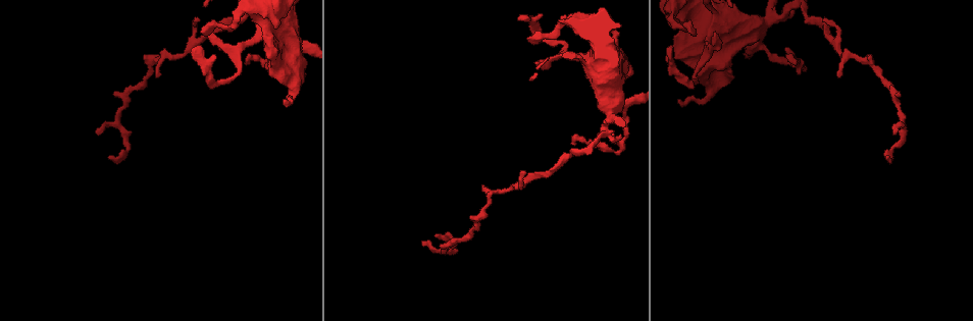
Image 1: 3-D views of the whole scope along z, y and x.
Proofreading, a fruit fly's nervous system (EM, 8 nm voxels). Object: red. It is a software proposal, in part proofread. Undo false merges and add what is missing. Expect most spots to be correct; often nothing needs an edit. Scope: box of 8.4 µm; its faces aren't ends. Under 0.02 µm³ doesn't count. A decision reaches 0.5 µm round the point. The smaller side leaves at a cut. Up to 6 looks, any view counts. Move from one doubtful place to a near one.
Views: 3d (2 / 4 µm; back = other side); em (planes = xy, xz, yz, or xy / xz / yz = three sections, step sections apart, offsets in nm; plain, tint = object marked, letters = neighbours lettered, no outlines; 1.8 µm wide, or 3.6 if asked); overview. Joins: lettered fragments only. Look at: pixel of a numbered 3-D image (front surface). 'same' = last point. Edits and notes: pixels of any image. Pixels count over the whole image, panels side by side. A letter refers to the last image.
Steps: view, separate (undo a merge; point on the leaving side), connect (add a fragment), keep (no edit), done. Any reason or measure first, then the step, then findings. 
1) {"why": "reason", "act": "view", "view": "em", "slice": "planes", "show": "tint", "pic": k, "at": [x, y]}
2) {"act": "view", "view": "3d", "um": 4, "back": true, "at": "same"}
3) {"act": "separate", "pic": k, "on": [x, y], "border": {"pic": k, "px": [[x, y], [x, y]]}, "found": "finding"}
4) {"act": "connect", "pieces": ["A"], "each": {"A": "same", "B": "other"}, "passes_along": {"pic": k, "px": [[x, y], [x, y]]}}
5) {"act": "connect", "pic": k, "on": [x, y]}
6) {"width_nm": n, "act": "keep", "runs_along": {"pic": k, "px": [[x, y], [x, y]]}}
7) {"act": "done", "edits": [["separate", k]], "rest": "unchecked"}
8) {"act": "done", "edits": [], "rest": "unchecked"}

{"why": "looks like a crossing", "act": "view", "view": "3d", "um": 4, "pic": 1, "at": [619, 108]}

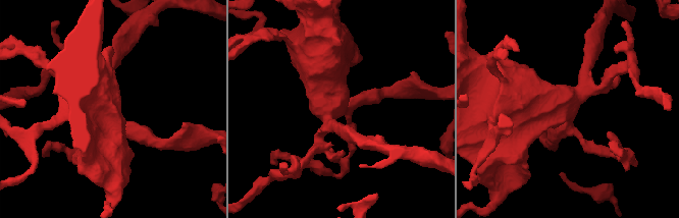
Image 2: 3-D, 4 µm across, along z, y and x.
{"arms": 4, "why": "need the tissue", "act": "view", "view": "em", "um": 3.6, "slice": "planes", "show": "letters", "pic": 2, "at": [567, 123]}

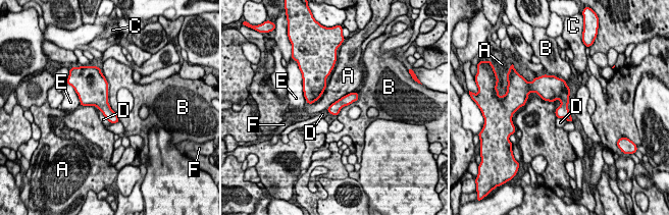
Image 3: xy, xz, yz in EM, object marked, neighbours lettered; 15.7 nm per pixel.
{"longest_contact_nm": ["B", 800], "act": "keep", "each": {"A": "other", "B": "other", "C": "other", "D": "other", "E": "other", "F": "other"}, "border": {"pic": 3, "px": [[102, 74], [107, 102], [119, 120]]}, "found": "all the same cell"}

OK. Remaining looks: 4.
{"why": "sudden change in width", "act": "view", "view": "em", "slice": "xy", "step": 16, "show": "tint", "pic": 1, "at": [689, 51]}

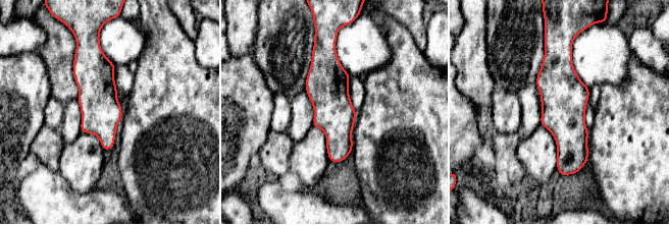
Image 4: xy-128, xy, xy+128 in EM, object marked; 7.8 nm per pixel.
{"why": "another direction", "act": "view", "view": "em", "slice": "planes", "show": "letters", "at": "same"}

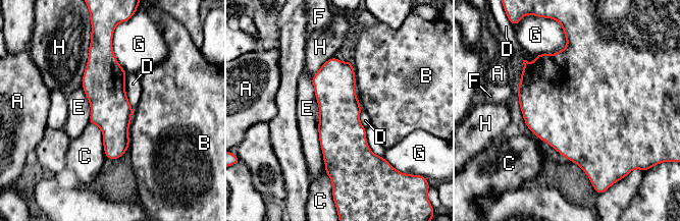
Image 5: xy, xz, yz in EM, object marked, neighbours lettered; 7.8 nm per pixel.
{"width_nm": 320, "act": "keep", "each": {"A": "other", "B": "other", "C": "other", "D": "other", "E": "other", "F": "other", "G": "other", "H": "other"}, "border": {"pic": 5, "px": [[125, 73], [125, 95], [133, 108]]}, "found": "one cell here"}

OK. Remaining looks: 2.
{"why": "an open end", "act": "view", "view": "3d", "um": 2, "back": true, "pic": 1, "at": [193, 47]}

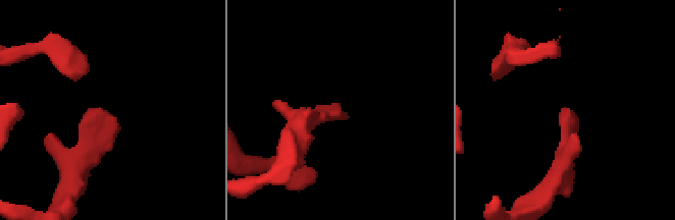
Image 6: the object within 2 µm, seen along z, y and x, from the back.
{"act": "view", "view": "em", "slice": "planes", "show": "letters", "pic": 6, "at": [564, 120]}

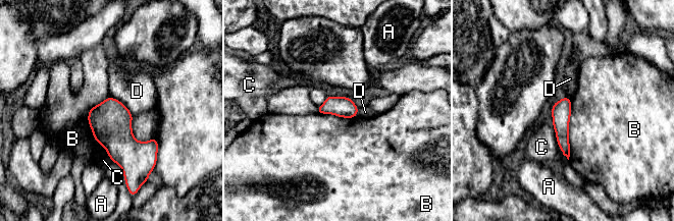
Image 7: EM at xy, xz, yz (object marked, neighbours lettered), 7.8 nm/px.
{"act": "keep", "each": {"A": "other", "B": "other", "C": "other", "D": "other"}, "runs_along": {"pic": 7, "px": [[565, 100], [562, 140], [567, 154]]}, "found": "none of them fits"}

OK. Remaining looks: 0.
{"act": "done", "edits": [], "rest": "unchecked"}

